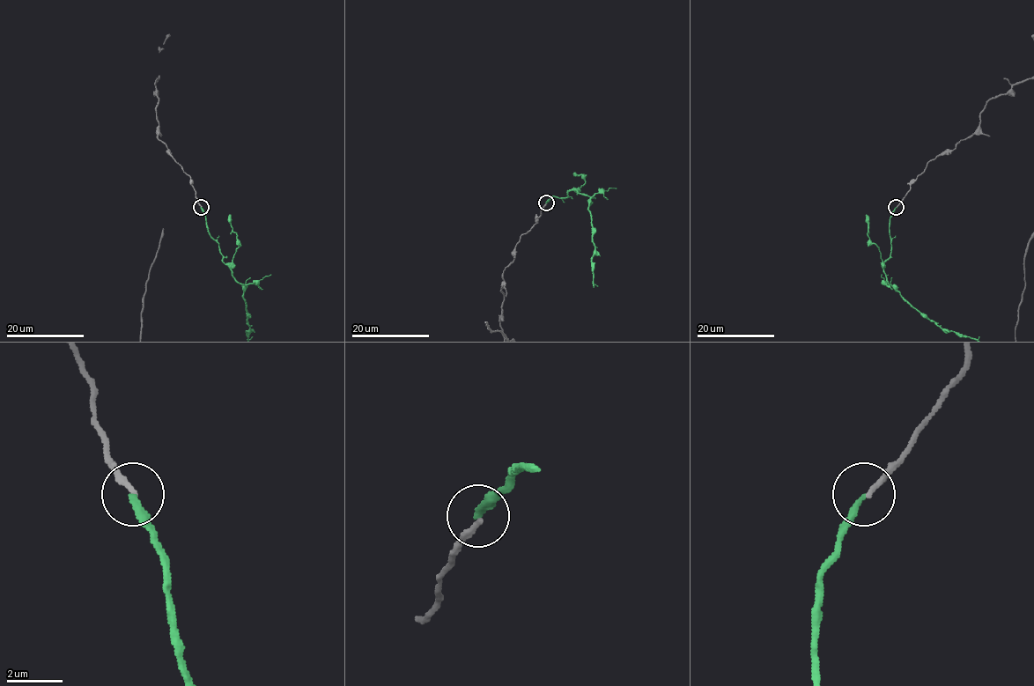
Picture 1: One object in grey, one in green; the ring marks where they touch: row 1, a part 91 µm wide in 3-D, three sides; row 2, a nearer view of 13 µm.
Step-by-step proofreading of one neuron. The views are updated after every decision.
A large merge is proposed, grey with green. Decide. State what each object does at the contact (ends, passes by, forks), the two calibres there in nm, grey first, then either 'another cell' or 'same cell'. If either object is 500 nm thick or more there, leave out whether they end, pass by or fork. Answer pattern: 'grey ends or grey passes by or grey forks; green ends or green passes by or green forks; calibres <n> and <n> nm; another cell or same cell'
grey ends; green ends; calibres 220 and 240 nm; another cell

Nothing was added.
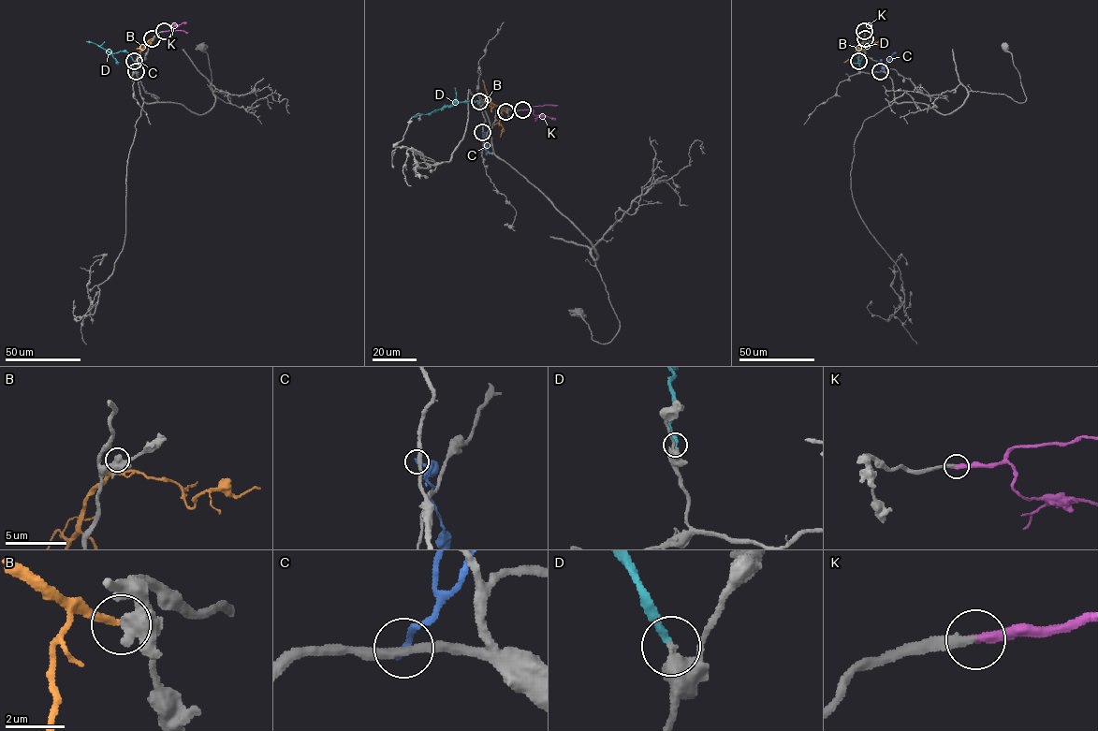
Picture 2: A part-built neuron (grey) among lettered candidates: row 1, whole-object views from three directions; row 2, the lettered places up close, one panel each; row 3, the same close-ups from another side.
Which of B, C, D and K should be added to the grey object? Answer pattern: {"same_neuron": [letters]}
{"same_neuron": ["D", "K"]}

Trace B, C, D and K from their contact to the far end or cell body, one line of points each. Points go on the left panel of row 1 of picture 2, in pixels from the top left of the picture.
B: (152, 38), (146, 43), (136, 62)
C: (136, 71), (139, 52)
D: (134, 61), (125, 51), (110, 53), (86, 41)
K: (164, 32), (186, 22)

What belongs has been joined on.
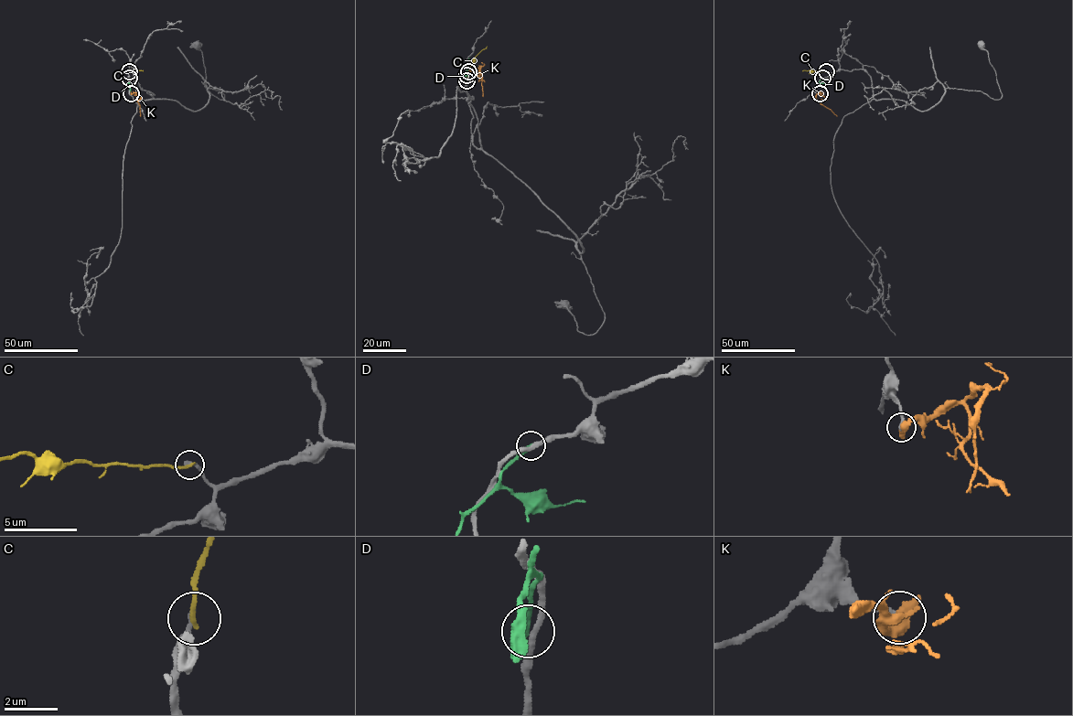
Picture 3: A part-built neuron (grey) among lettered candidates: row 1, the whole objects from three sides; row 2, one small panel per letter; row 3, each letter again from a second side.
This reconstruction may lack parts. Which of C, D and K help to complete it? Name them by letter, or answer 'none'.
none

